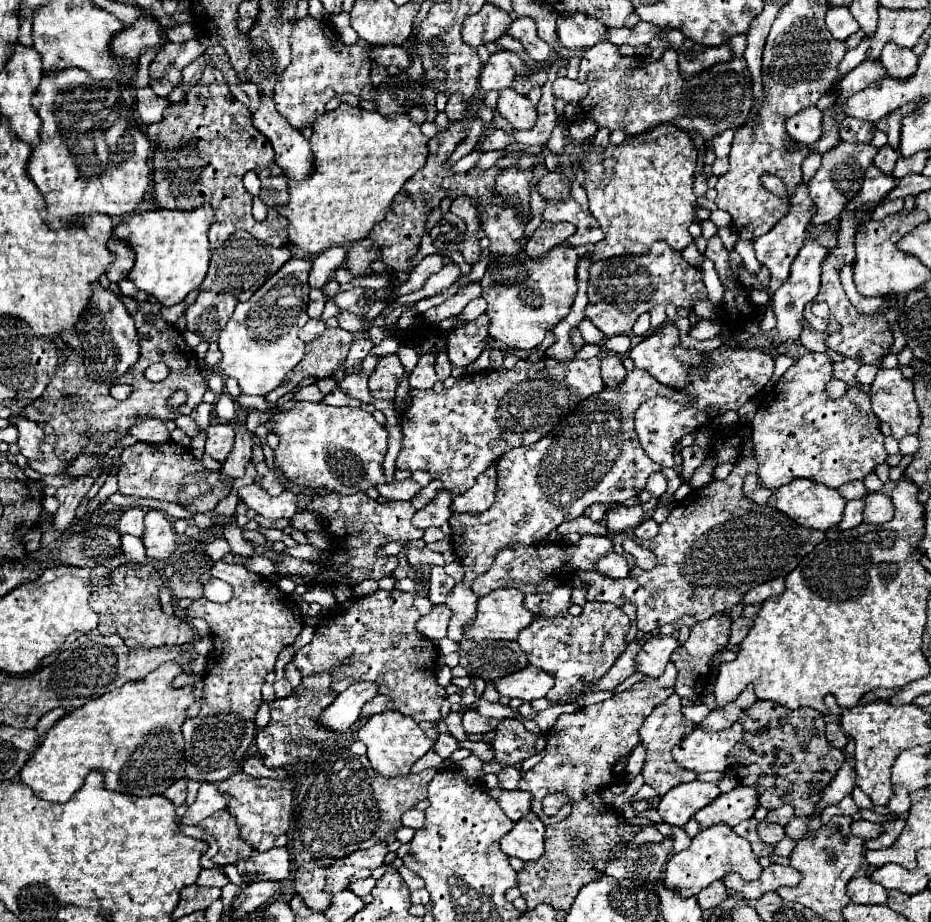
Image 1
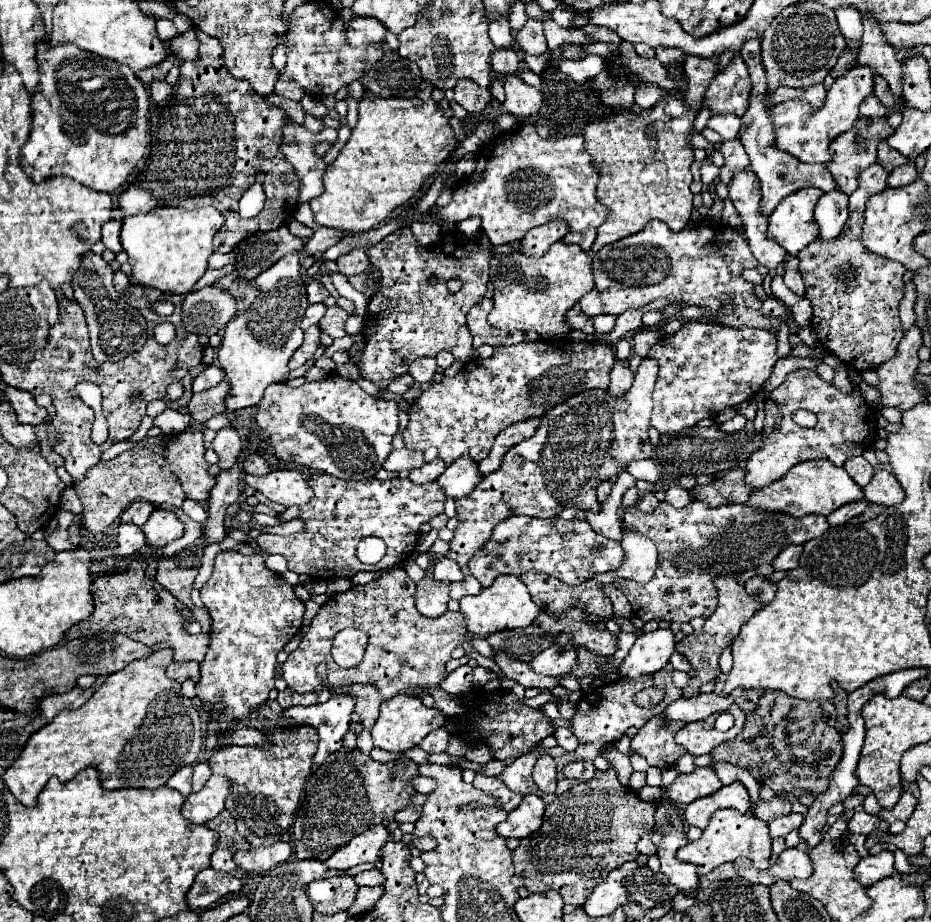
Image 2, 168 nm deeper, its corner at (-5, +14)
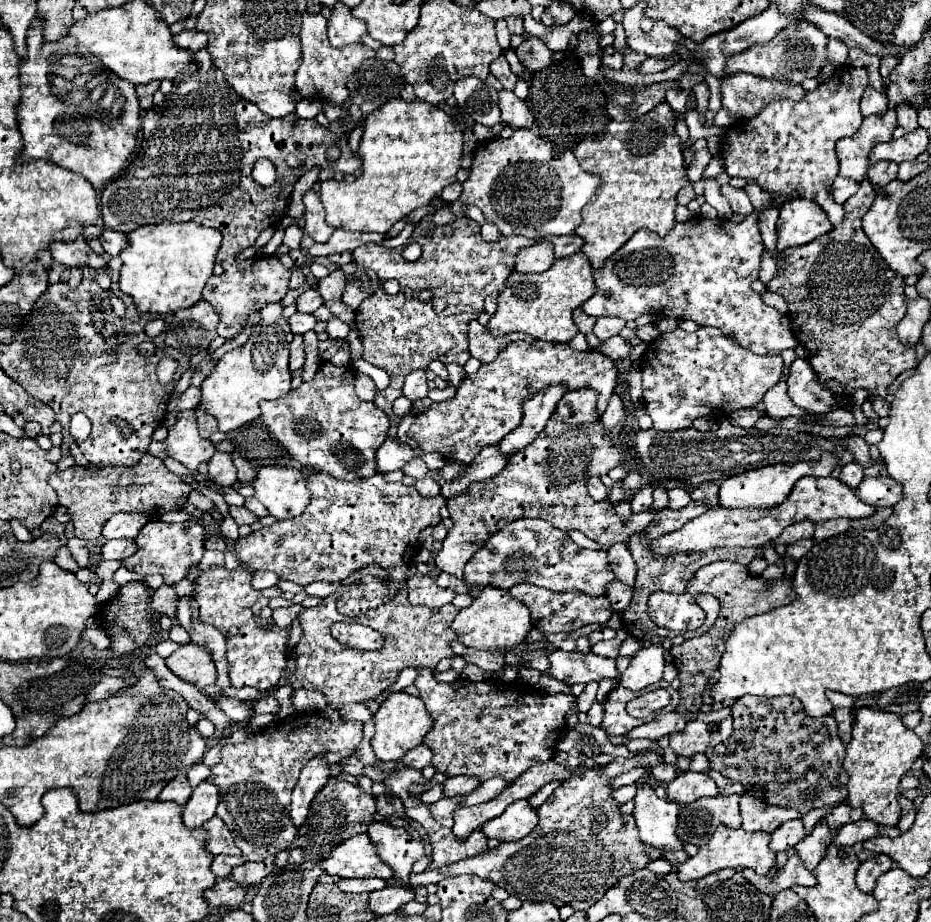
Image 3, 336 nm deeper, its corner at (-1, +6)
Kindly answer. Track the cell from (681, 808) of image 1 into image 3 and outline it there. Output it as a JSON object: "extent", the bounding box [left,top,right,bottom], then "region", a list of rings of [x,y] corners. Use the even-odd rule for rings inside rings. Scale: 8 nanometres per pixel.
{"extent":[667,770,719,804],"region":[[[691,770],[681,772],[667,786],[667,798],[675,800],[679,804],[689,804],[703,796],[715,796],[715,794],[719,794],[719,790],[717,790],[717,784],[713,782],[713,778],[707,774],[691,772]]]}

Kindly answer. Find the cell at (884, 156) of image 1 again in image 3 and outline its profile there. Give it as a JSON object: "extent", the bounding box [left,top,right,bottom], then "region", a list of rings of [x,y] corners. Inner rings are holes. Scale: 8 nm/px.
{"extent":[867,162,899,192],"region":[[[877,162],[869,168],[867,172],[867,180],[873,184],[873,188],[879,192],[885,184],[889,184],[891,180],[897,178],[897,170],[899,170],[899,164],[895,162]]]}

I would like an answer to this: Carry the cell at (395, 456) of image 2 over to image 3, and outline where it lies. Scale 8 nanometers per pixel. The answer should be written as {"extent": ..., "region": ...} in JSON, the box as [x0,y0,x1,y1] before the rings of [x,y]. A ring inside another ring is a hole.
{"extent":[377,438,415,472],"region":[[[389,438],[381,444],[381,448],[377,450],[377,468],[381,472],[391,472],[391,470],[399,470],[403,468],[411,458],[415,456],[415,452],[411,450],[409,444],[397,440],[397,438]]]}

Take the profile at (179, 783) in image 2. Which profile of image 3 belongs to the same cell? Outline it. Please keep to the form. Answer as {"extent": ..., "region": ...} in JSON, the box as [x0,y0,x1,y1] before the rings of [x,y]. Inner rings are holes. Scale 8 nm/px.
{"extent":[157,774,191,806],"region":[[[185,774],[175,776],[175,780],[171,780],[171,784],[167,784],[167,788],[161,790],[161,794],[157,796],[157,800],[163,802],[177,802],[179,806],[183,806],[191,796],[191,786]]]}

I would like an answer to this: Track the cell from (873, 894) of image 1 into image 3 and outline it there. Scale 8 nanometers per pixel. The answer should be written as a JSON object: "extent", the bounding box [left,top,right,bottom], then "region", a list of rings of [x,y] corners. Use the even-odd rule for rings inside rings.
{"extent":[855,854,893,894],"region":[[[877,854],[875,858],[871,858],[867,862],[861,862],[861,866],[857,870],[857,876],[855,876],[855,882],[857,882],[859,890],[869,894],[875,888],[877,878],[891,868],[893,868],[893,860],[889,856],[883,856],[883,854]]]}

